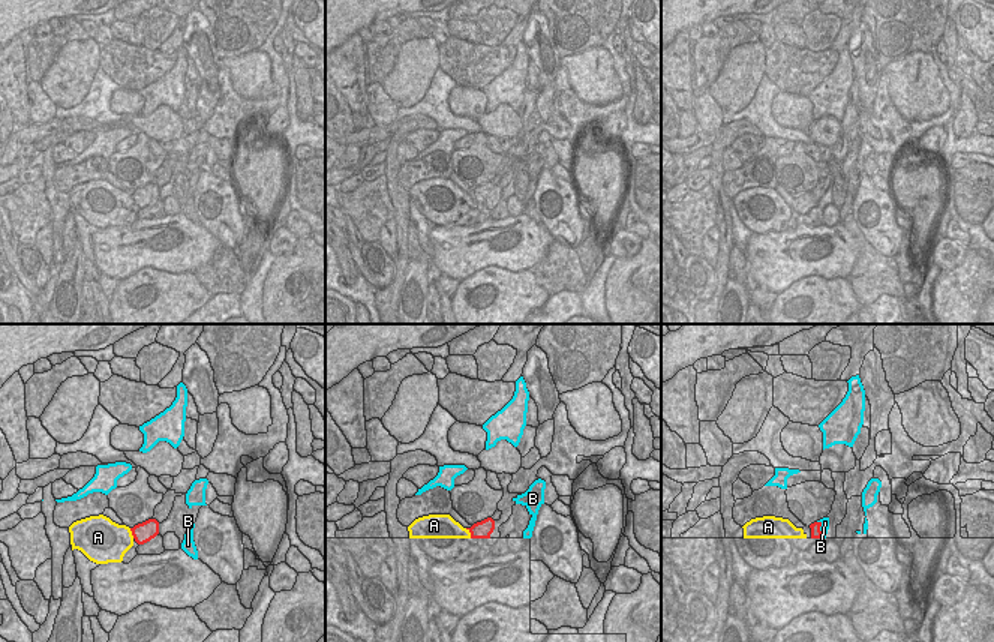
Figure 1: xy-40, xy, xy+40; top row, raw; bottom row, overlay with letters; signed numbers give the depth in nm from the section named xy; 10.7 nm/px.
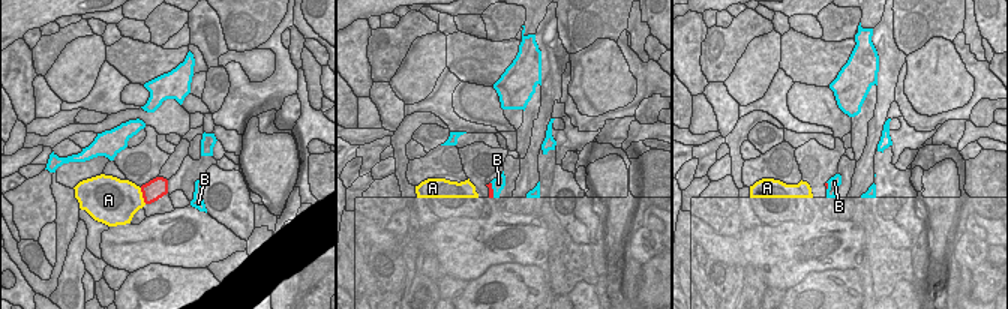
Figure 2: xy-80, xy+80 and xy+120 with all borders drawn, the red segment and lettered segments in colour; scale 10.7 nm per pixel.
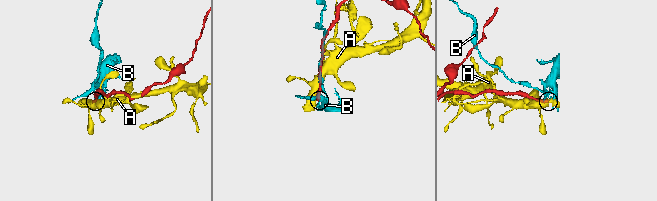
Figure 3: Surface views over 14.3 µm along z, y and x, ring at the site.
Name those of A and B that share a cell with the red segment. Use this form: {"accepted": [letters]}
{"accepted": []}

